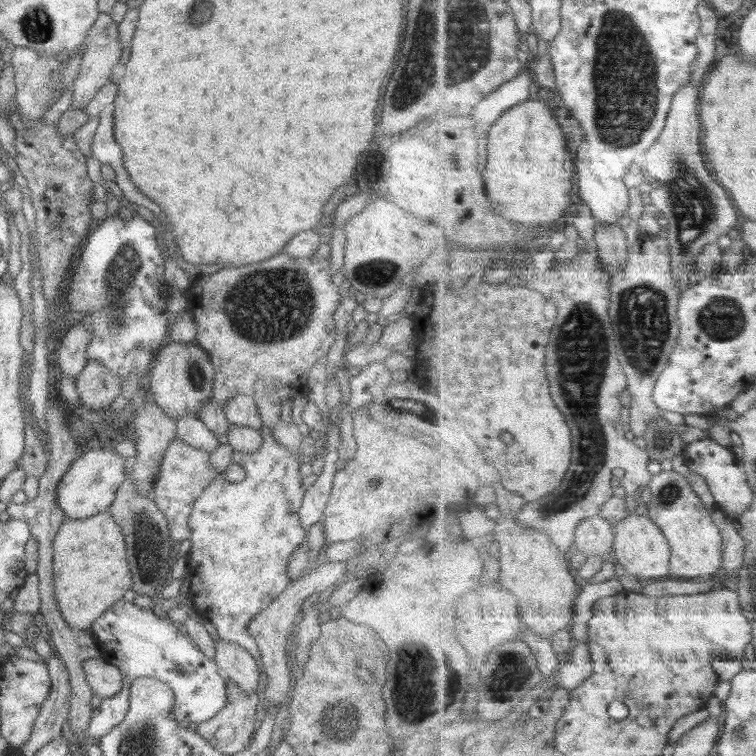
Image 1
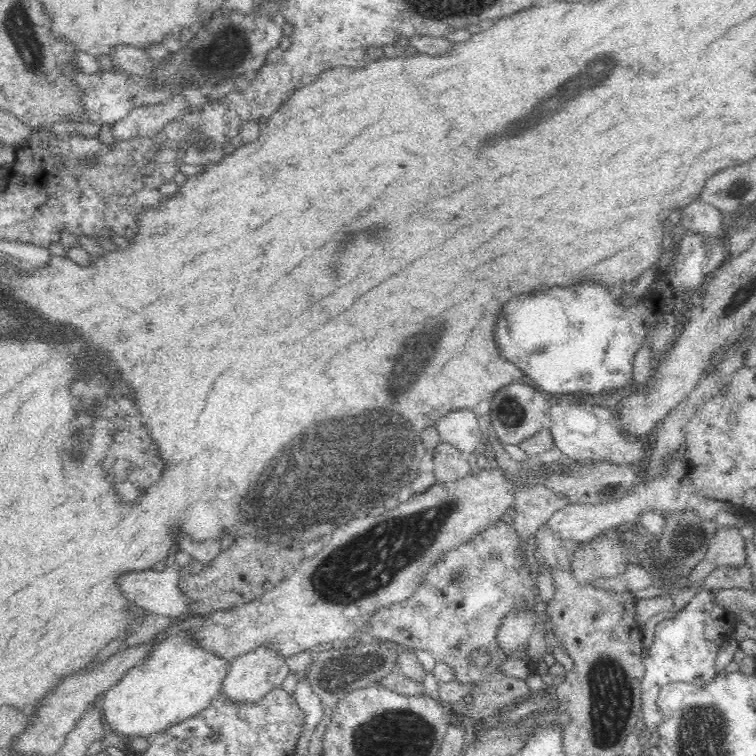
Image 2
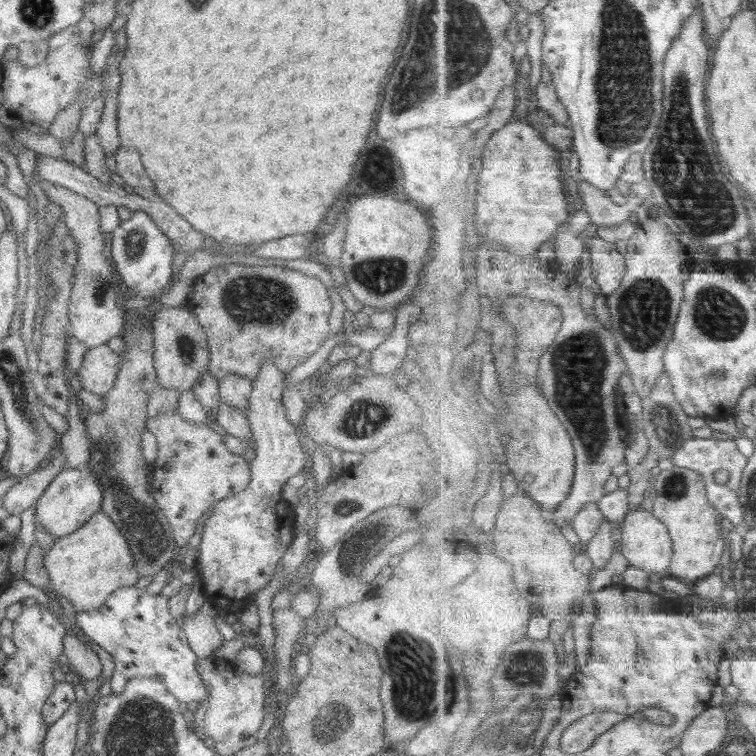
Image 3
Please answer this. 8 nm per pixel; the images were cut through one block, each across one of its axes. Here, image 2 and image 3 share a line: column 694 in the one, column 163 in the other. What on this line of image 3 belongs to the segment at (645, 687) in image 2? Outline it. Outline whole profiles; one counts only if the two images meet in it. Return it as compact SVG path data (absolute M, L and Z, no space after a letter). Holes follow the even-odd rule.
M136 586L116 590L109 595L104 605L100 606L98 610L78 612L75 623L88 639L94 641L112 656L115 666L113 675L109 679L112 693L122 694L125 691L126 683L133 678L150 677L164 683L164 686L177 698L179 703L188 705L190 702L196 702L202 704L208 700L206 685L197 673L197 662L200 658L190 649L181 622L170 614L168 599L161 594L152 596L152 594L146 594L145 588L140 589Z

